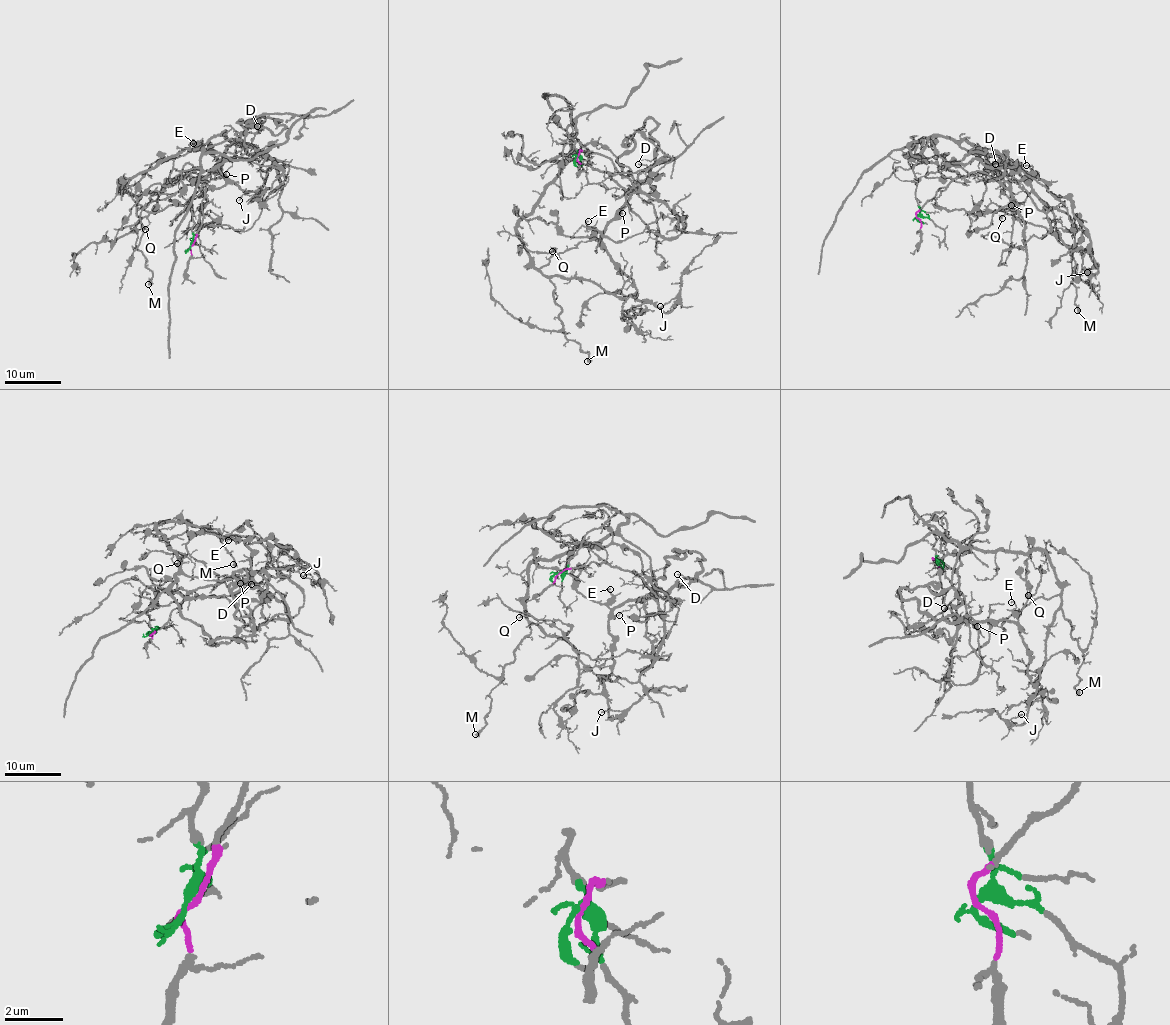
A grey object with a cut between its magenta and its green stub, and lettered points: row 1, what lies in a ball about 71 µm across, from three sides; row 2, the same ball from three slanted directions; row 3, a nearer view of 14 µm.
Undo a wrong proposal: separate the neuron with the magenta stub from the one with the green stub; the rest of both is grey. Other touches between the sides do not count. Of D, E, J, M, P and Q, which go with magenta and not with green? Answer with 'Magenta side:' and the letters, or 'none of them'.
Magenta side: D, E, J, P

